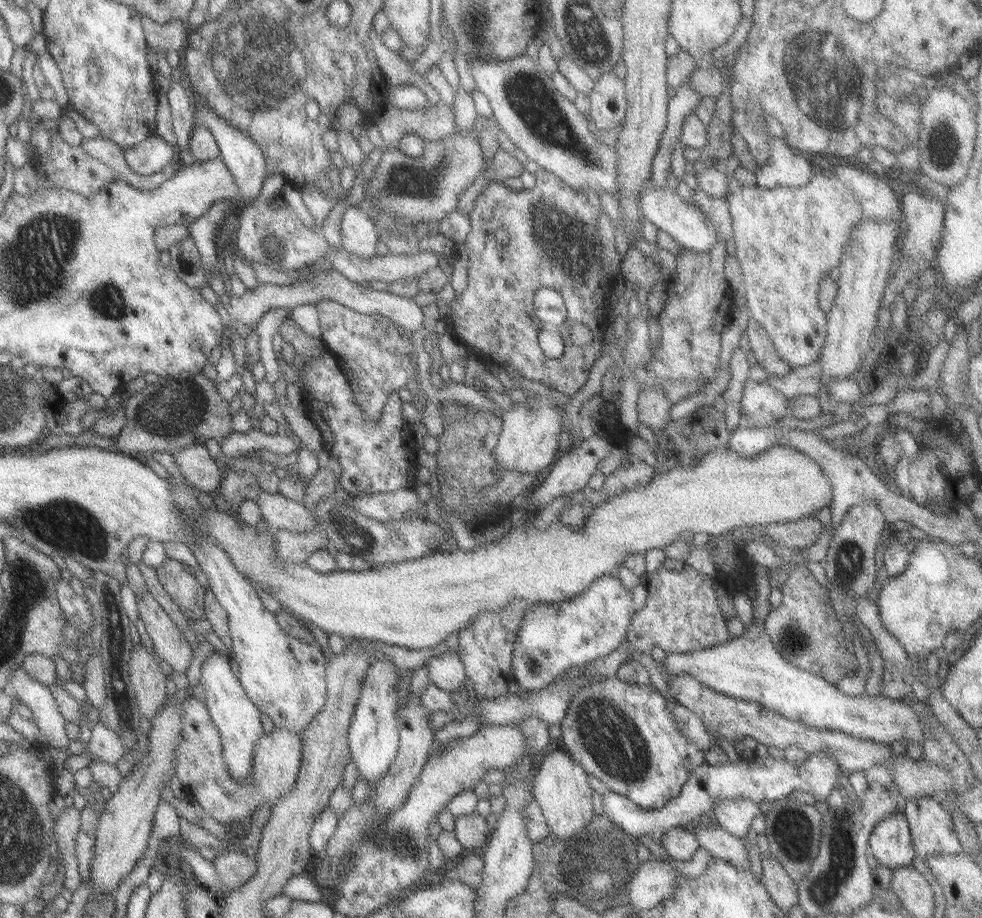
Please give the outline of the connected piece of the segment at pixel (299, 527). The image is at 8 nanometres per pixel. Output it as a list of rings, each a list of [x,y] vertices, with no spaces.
[[[261,491],[255,502],[271,535],[281,530],[303,533],[315,525],[315,518],[302,502],[284,497],[280,493],[269,494]]]

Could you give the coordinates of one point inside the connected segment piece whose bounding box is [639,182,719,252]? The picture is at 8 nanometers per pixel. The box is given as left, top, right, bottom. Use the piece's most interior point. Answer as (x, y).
(689, 226)

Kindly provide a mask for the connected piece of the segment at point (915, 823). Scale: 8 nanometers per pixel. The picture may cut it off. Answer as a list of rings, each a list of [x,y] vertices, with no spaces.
[[[932,796],[906,800],[901,811],[910,828],[915,857],[926,861],[934,855],[962,853],[950,813]]]

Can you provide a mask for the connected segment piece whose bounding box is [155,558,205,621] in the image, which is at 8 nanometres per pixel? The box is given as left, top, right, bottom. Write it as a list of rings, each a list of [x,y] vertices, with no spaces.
[[[170,558],[155,569],[159,581],[183,614],[192,621],[204,620],[205,588],[194,577],[194,569]]]

